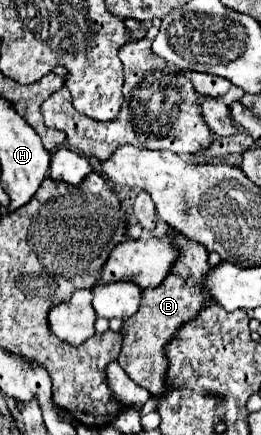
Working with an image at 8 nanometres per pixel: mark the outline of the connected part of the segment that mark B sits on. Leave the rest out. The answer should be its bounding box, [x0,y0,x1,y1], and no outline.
[117,228,211,396]

